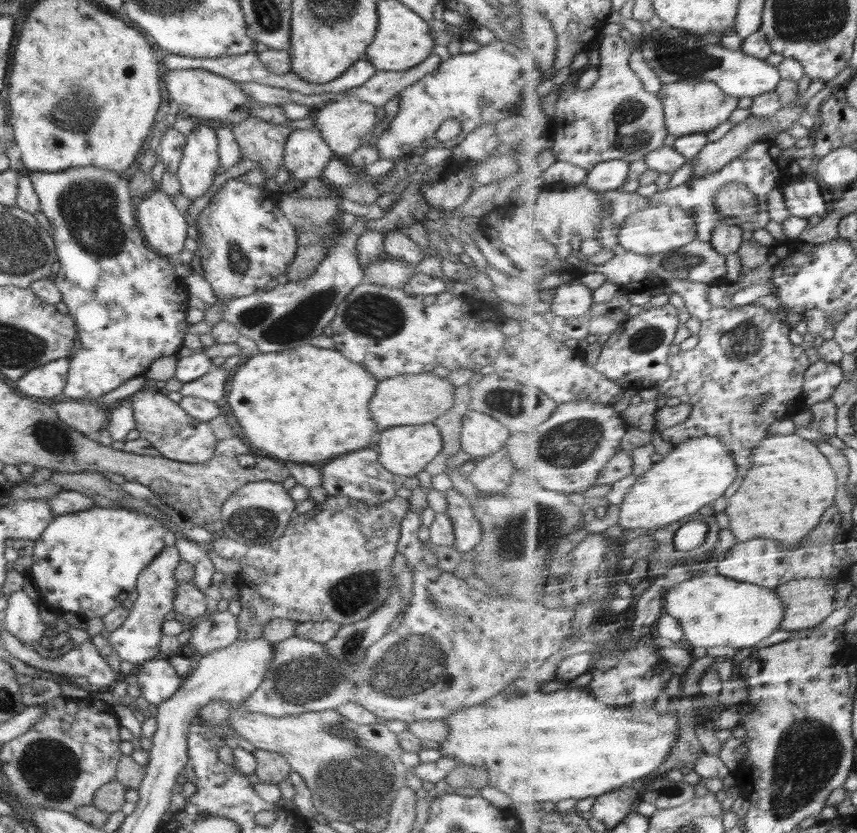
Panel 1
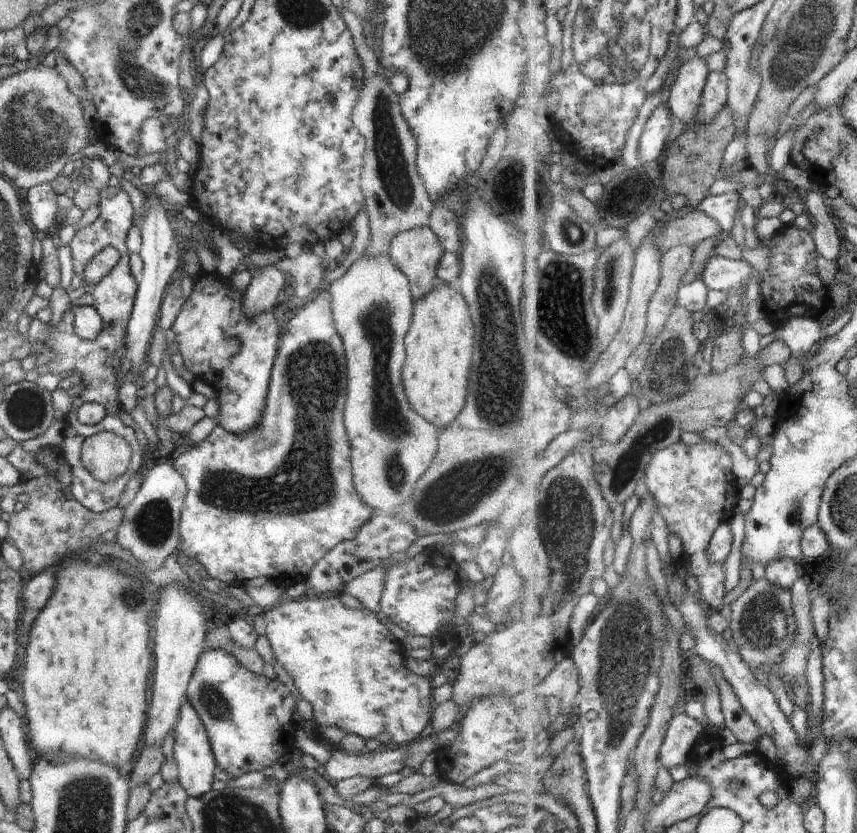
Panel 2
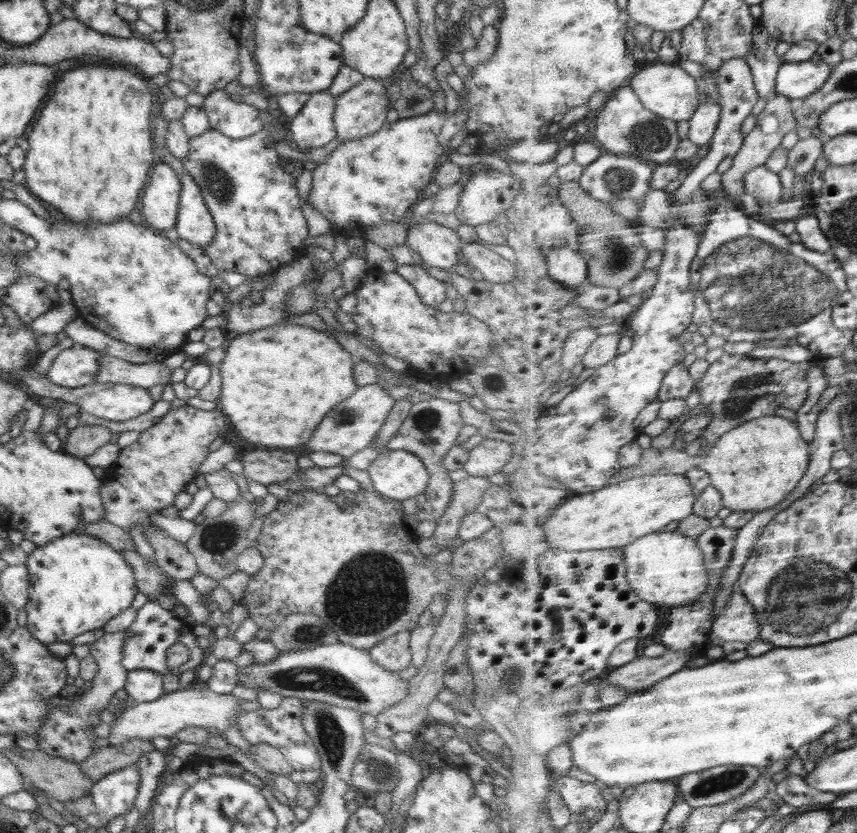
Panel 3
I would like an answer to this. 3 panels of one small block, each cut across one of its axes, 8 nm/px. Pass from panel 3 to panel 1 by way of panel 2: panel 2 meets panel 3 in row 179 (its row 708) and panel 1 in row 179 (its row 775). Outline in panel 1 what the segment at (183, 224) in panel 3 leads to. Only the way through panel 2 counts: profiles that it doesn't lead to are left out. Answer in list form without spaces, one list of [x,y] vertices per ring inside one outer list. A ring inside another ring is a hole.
[[[197,122],[187,136],[178,167],[181,194],[191,202],[204,196],[220,171],[216,132],[212,126]]]

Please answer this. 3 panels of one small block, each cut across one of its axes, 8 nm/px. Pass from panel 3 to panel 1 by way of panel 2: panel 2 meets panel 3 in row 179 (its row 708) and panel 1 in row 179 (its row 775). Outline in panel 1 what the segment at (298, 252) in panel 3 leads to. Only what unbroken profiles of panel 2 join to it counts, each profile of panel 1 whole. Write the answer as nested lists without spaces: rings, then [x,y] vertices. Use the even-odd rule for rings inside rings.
[[[234,177],[218,188],[201,211],[196,221],[200,240],[191,267],[202,270],[215,296],[245,297],[287,272],[299,244],[295,228],[278,207],[284,194]]]

